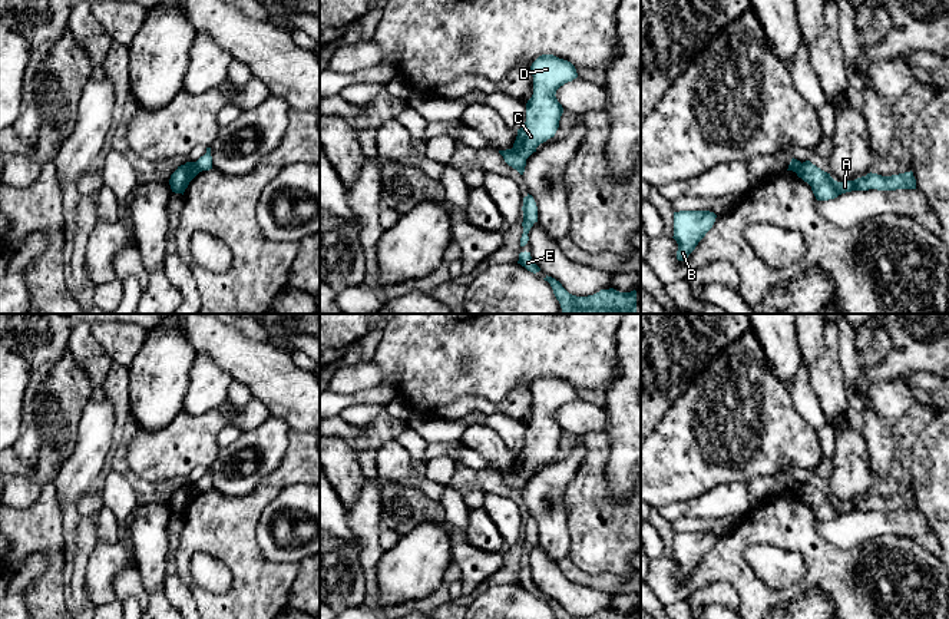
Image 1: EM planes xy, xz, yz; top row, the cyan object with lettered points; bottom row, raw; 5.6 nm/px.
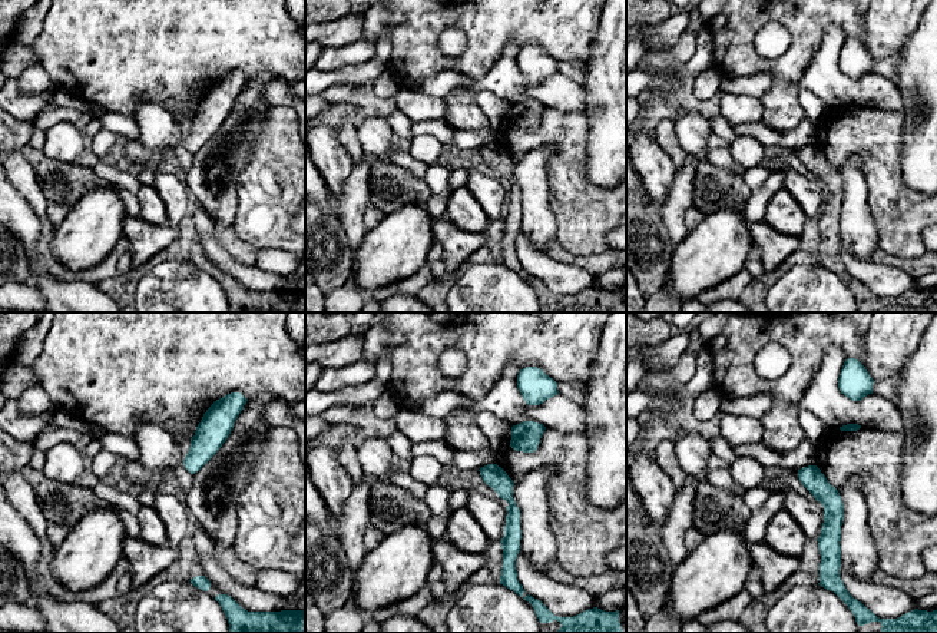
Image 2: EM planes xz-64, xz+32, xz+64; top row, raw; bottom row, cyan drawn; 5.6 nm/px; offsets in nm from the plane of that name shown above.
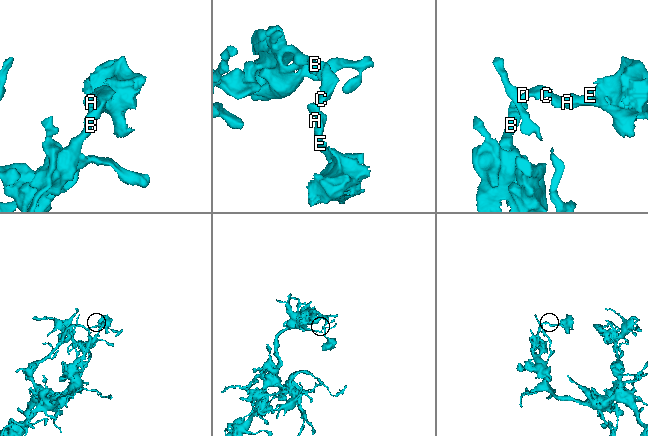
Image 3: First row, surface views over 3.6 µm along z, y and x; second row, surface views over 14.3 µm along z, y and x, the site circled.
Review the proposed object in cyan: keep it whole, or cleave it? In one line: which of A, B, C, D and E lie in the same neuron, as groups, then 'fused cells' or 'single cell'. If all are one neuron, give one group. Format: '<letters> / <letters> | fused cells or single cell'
A E / B C D | fused cells

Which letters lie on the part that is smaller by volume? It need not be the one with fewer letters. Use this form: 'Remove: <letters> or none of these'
Remove: A, E

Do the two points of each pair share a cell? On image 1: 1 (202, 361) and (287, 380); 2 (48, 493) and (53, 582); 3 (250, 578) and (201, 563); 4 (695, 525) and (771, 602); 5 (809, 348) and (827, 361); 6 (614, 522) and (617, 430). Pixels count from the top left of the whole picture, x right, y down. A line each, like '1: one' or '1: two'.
1: two
2: one
3: two
4: two
5: two
6: two

